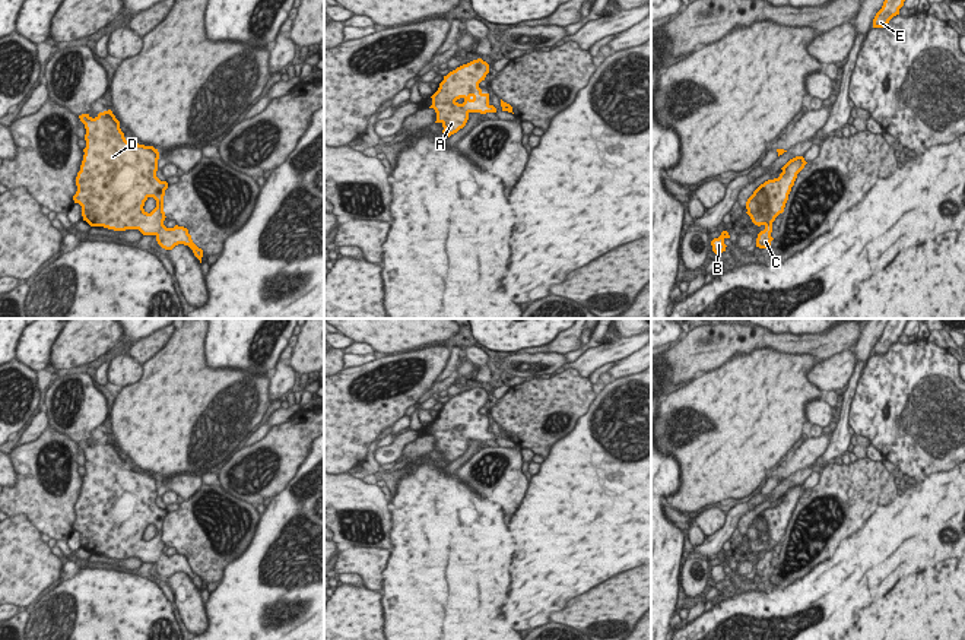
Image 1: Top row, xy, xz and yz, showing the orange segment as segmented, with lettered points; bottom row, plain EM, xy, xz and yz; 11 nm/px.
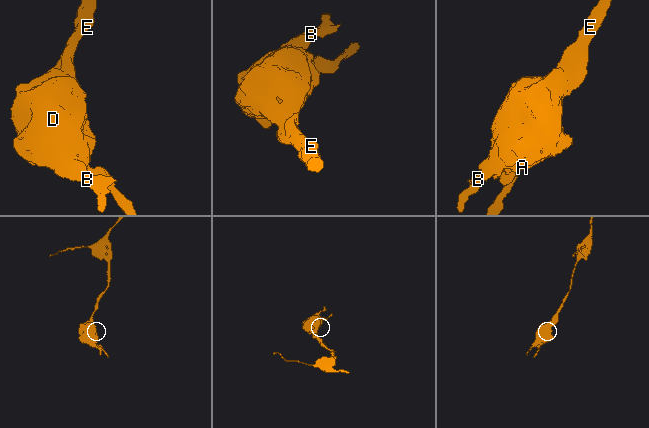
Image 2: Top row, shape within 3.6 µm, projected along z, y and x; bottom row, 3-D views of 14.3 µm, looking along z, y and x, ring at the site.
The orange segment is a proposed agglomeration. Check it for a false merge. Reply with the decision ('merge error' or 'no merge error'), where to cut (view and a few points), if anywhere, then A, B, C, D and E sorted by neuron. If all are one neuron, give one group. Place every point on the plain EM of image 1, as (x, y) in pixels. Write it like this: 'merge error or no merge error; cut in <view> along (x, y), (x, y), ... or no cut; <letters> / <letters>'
no merge error; no cut; A B C D E

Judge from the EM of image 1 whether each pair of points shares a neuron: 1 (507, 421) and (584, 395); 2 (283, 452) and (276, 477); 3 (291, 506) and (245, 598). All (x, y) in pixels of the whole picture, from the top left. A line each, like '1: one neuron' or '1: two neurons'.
1: one neuron
2: one neuron
3: one neuron

